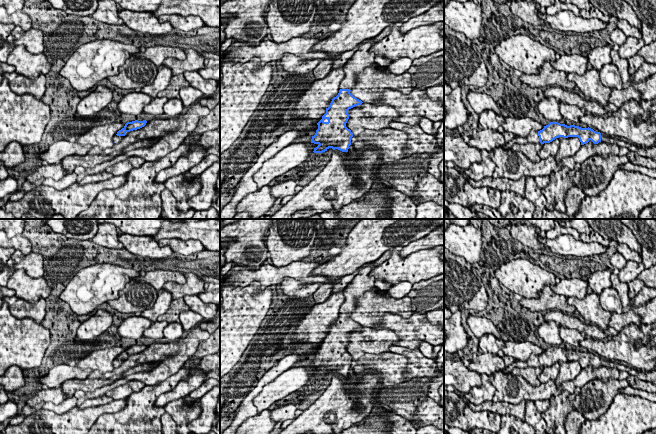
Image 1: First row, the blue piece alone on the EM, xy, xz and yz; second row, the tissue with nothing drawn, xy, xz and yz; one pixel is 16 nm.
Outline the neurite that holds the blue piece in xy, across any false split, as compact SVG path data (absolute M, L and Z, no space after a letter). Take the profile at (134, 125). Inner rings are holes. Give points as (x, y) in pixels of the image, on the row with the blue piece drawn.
M135 120L135 121L132 121L132 122L127 122L125 124L125 126L119 130L117 132L117 134L114 136L114 142L117 144L117 143L120 143L120 141L125 137L127 136L127 134L130 132L130 131L133 131L133 130L137 130L137 129L140 129L142 127L144 127L146 125L147 121L146 120L143 120L143 121L138 121L138 120Z

